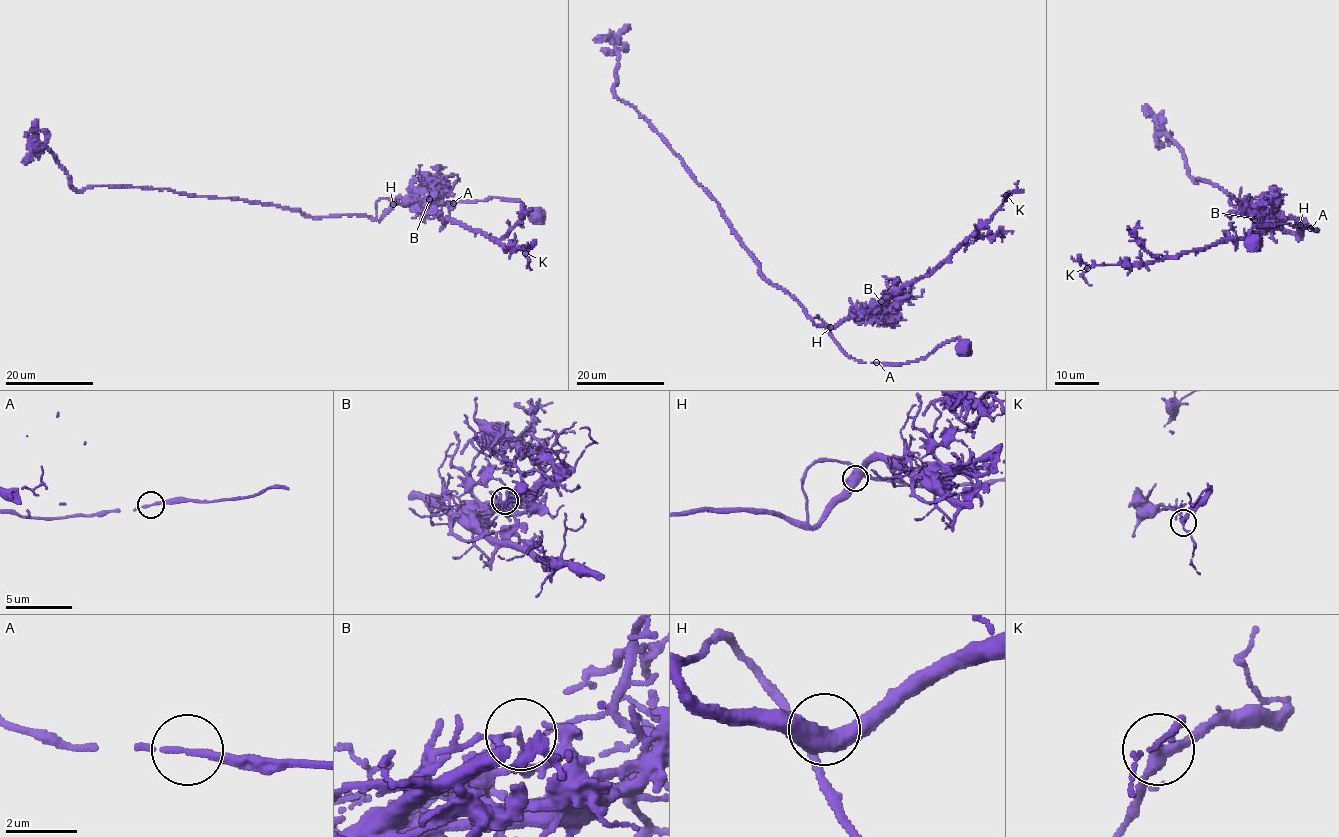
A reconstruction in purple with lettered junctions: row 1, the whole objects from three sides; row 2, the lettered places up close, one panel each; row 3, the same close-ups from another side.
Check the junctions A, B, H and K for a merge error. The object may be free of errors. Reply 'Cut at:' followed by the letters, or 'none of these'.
Cut at: B

